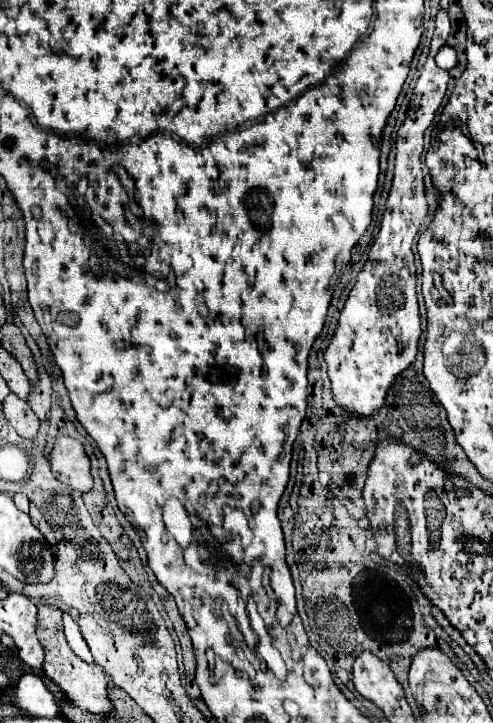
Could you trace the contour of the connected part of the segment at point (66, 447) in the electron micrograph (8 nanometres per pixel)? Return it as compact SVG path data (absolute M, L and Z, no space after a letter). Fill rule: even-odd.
M57 437L49 453L53 475L73 487L79 493L85 493L93 487L93 477L89 471L89 457L85 455L83 445L73 437Z

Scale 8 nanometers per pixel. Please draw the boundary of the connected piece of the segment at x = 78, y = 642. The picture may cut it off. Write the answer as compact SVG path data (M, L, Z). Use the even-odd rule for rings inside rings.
M64 613L62 616L63 625L64 625L64 634L66 640L76 655L79 655L83 661L91 663L93 657L91 657L91 651L85 643L85 639L81 637L81 631L79 631L79 625L74 621L74 619L67 613Z

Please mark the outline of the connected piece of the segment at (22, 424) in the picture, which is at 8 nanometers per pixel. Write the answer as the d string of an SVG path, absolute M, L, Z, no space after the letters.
M9 393L5 397L5 401L1 403L1 409L3 409L7 421L13 425L13 429L21 437L31 439L33 435L37 435L37 431L39 431L39 419L33 415L33 411L27 405L27 401L23 401L17 395Z

